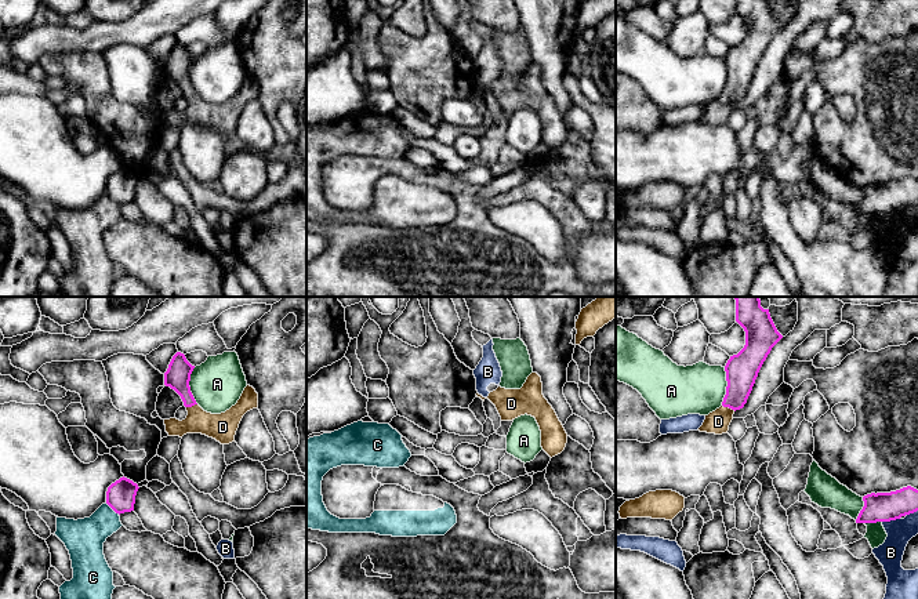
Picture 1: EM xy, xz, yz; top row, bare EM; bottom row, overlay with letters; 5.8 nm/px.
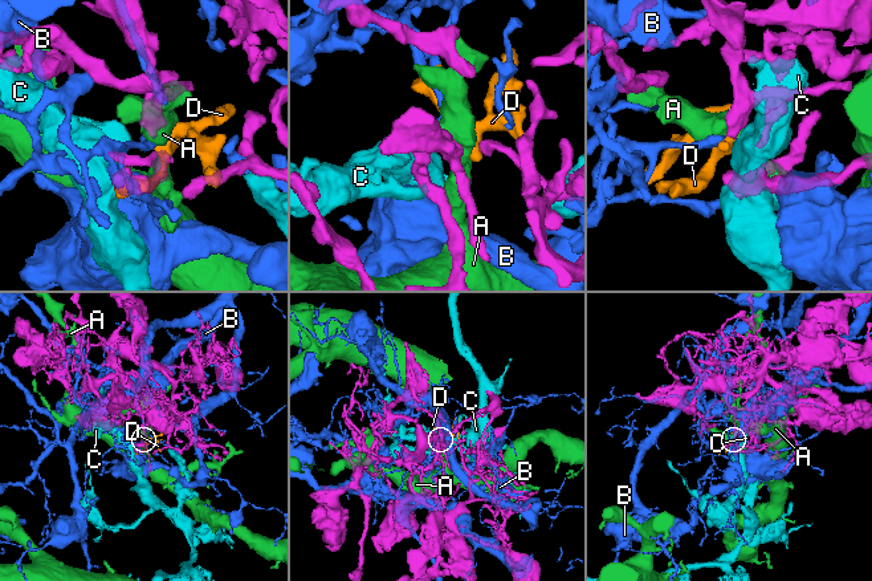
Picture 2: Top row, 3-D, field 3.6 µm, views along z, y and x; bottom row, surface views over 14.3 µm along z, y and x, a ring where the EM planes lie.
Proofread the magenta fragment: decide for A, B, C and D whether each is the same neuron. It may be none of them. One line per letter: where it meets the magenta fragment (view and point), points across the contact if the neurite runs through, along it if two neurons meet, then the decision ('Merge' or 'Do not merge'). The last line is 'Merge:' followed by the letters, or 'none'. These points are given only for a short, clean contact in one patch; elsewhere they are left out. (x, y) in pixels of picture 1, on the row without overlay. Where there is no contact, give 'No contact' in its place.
A: Touches magenta at yz (726, 77). Do not merge
B: Touches magenta at yz (891, 210). Do not merge
C: Touches magenta at xy (112, 199). Do not merge
D: Touches magenta at yz (729, 98). Path across: yz (741, 61), (739, 80), (729, 98), (718, 112). Merge
Merge: D

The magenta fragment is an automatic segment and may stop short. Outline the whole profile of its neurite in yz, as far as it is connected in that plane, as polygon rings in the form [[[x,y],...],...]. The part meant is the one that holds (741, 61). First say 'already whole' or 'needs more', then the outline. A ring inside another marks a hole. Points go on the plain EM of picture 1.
needs more; [[[736,0],[736,12],[745,22],[745,36],[727,51],[725,57],[727,77],[722,97],[705,106],[697,120],[700,123],[727,124],[734,102],[747,94],[763,52],[783,29],[769,0]]]

